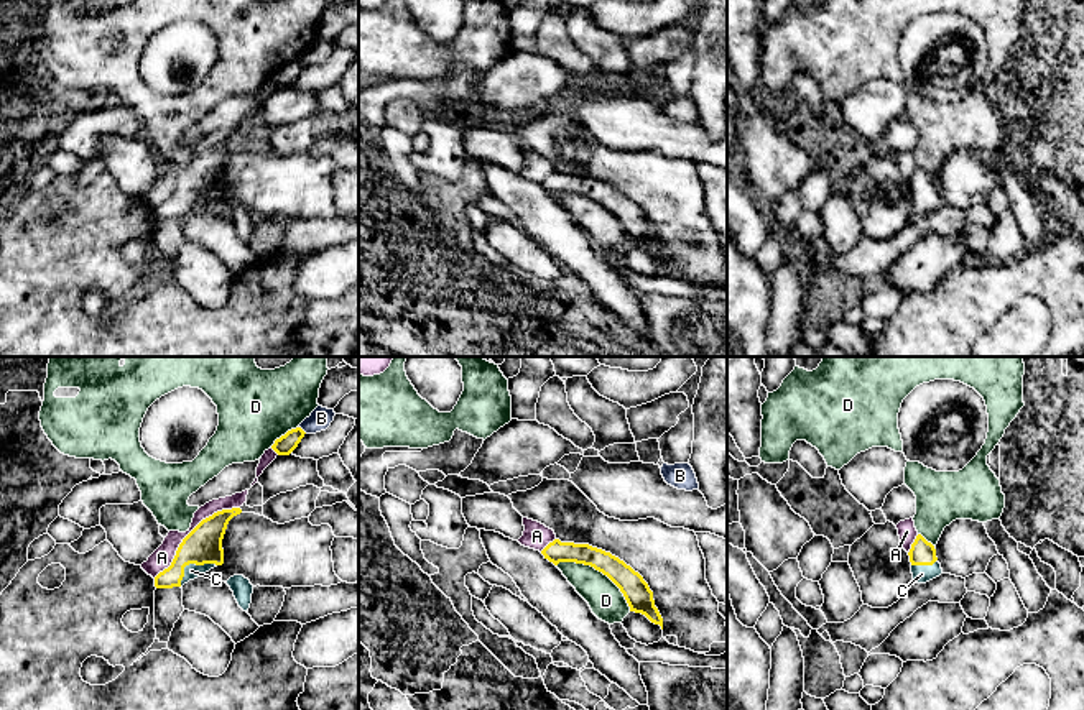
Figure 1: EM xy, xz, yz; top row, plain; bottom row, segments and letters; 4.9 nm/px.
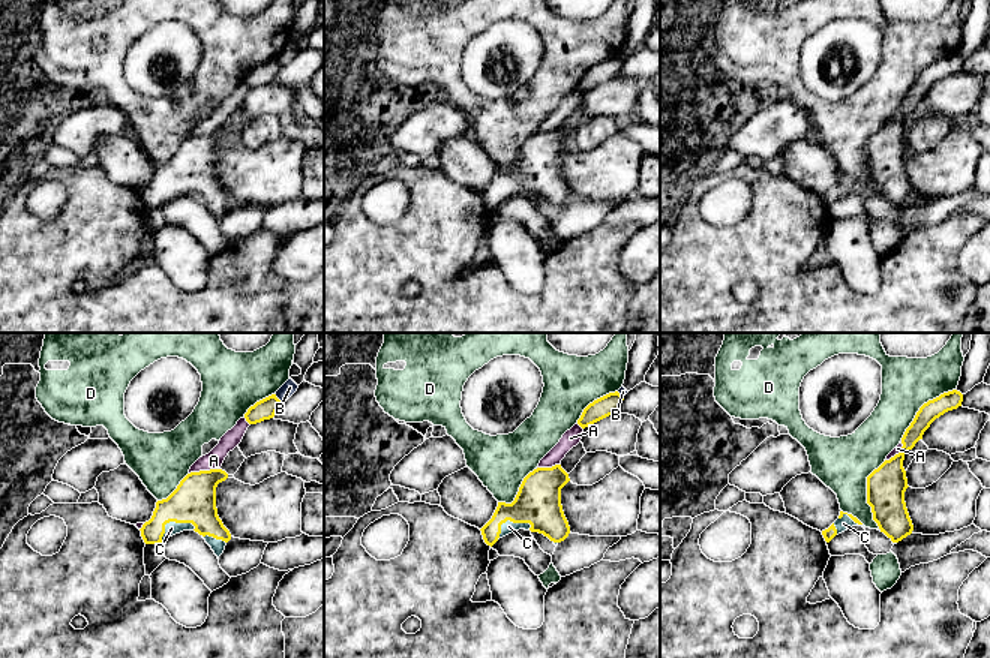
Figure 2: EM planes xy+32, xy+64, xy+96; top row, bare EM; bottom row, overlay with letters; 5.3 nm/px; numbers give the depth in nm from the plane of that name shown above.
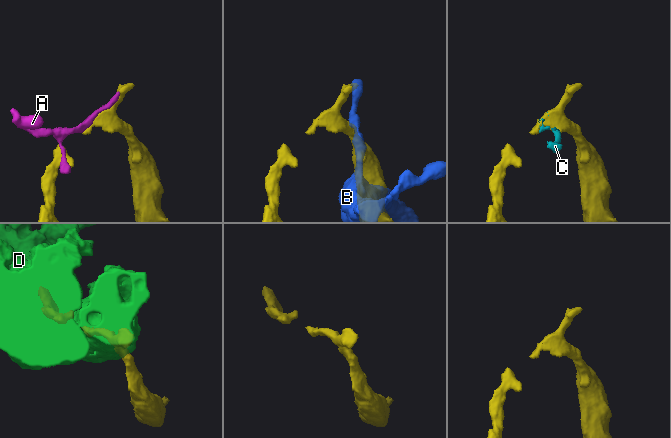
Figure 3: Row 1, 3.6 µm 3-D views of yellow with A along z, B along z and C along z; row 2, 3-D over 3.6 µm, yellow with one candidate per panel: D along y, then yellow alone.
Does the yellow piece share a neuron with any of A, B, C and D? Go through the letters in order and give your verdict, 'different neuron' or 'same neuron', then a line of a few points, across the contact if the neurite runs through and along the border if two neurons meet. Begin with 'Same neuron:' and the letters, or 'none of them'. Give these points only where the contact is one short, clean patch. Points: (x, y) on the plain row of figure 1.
Same neuron: C
A: different neuron
B: different neuron
C: same neuron
D: different neuron

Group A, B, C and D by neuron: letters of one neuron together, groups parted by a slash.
A / B / C / D

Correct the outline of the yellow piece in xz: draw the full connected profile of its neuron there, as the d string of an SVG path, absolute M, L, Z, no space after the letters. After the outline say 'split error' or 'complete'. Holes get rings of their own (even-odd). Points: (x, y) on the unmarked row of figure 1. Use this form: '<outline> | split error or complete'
M559 171L549 174L541 186L554 197L559 194L576 194L602 204L620 220L630 243L645 247L663 261L663 250L655 238L653 224L648 215L618 189L589 176L561 174Z | complete

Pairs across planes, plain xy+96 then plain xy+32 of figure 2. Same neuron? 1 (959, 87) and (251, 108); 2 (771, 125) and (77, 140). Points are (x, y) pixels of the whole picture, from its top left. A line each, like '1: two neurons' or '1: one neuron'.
1: one neuron
2: one neuron

